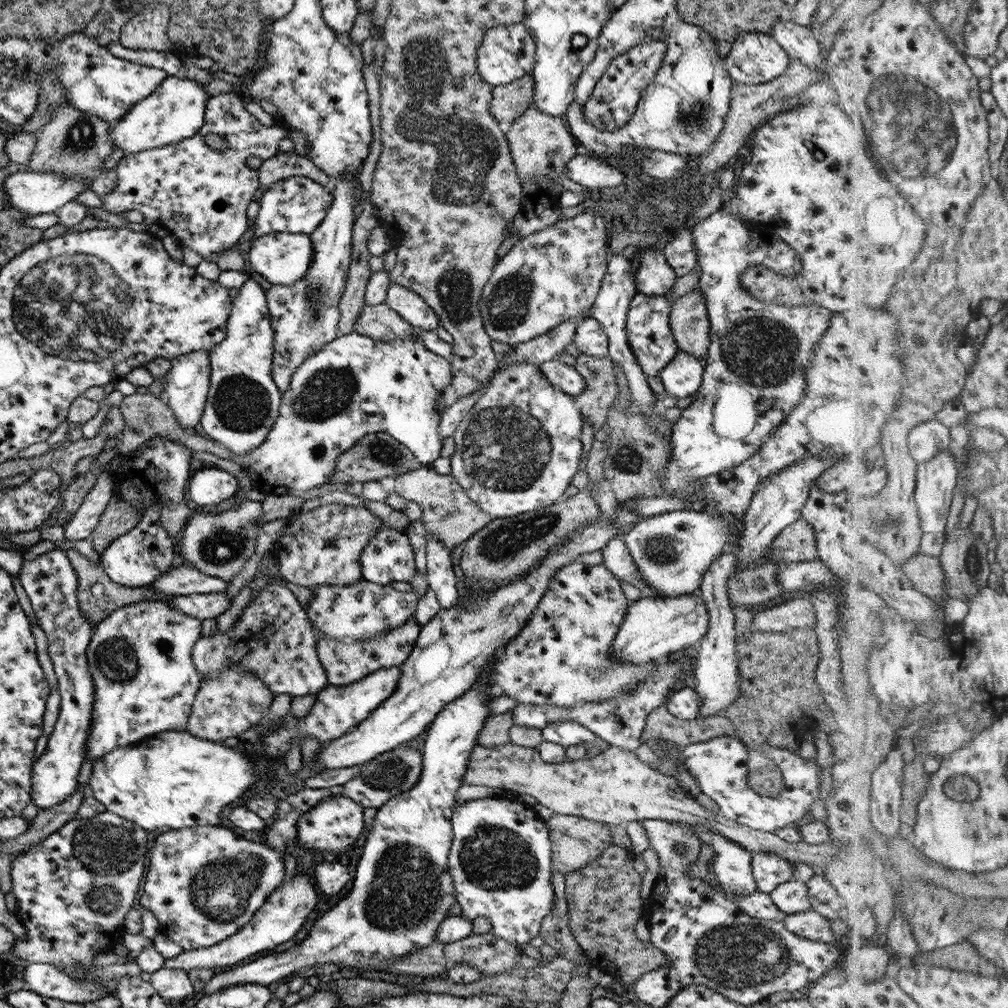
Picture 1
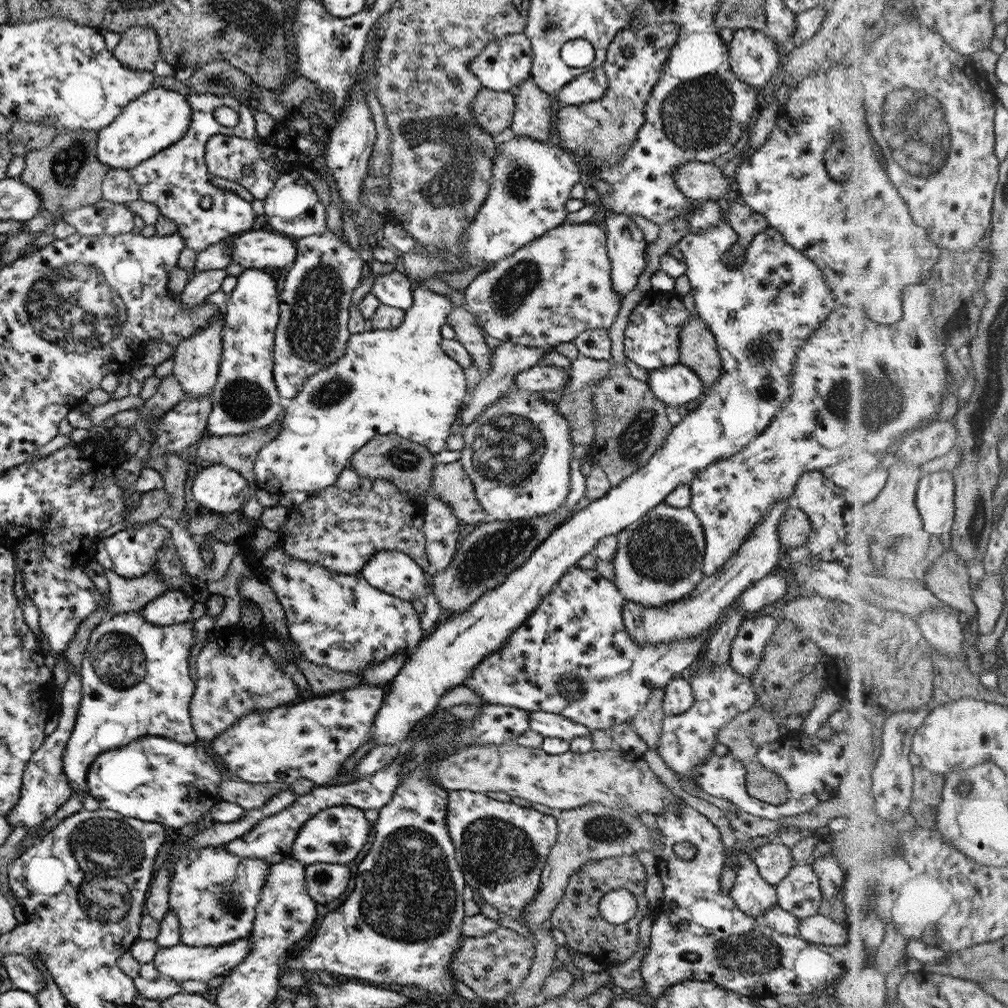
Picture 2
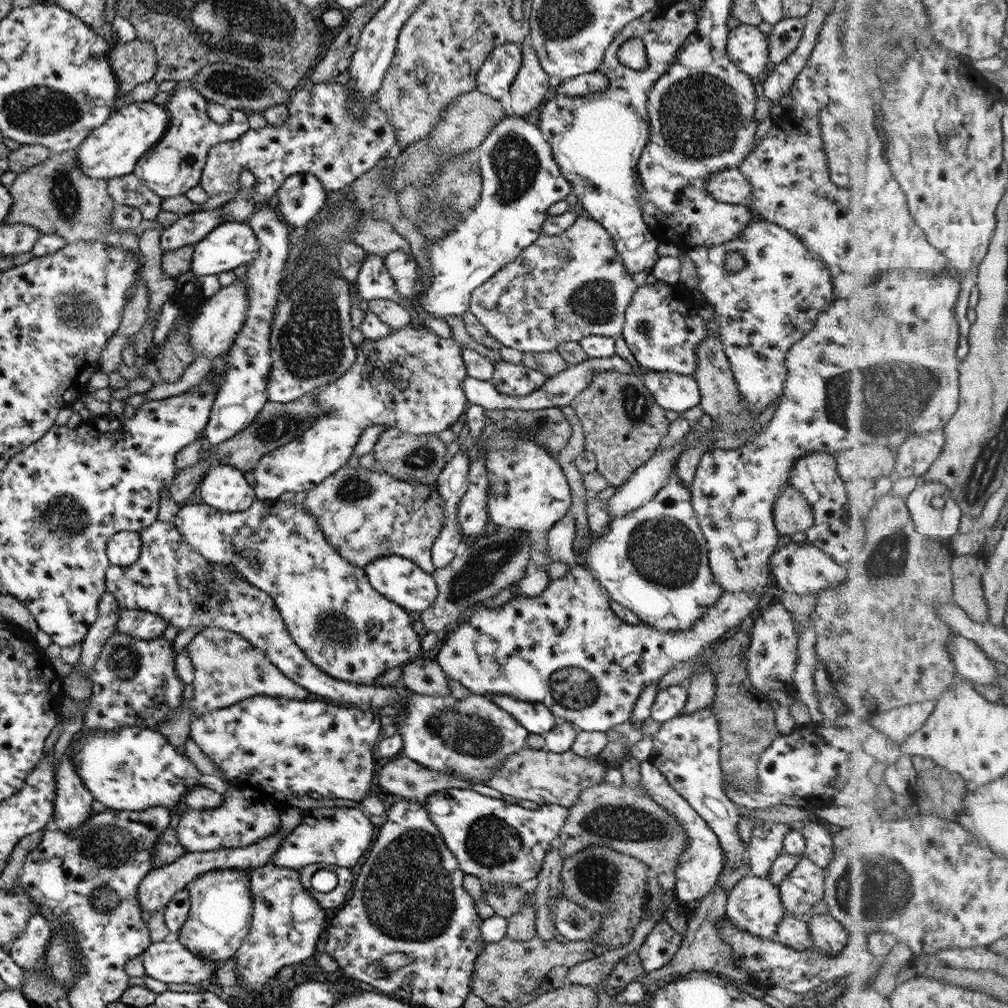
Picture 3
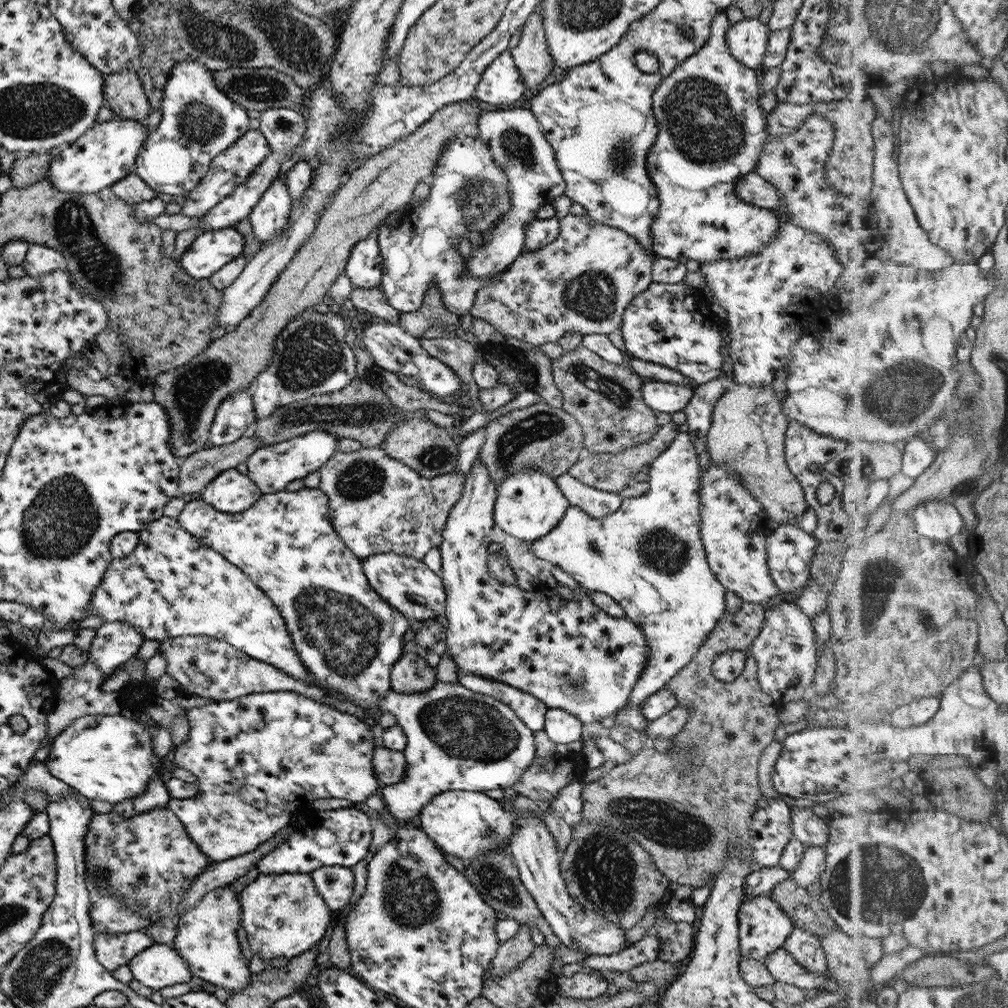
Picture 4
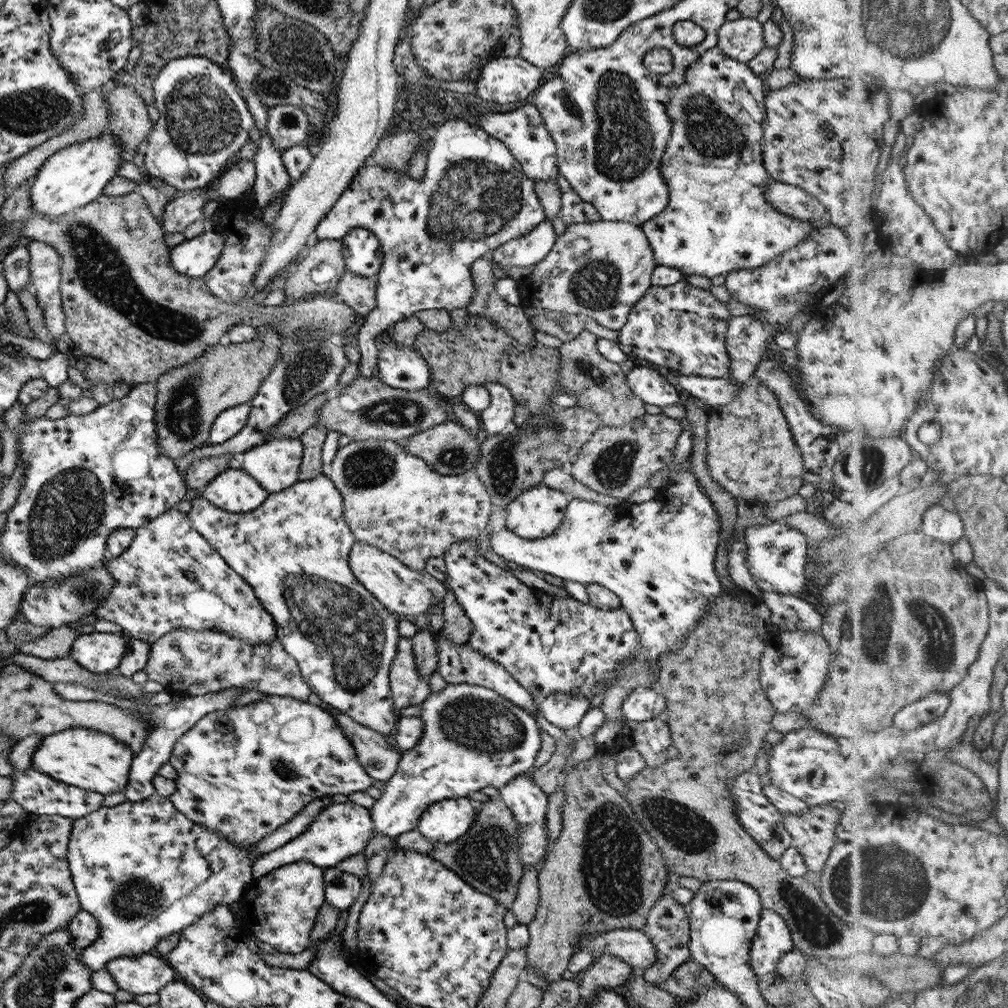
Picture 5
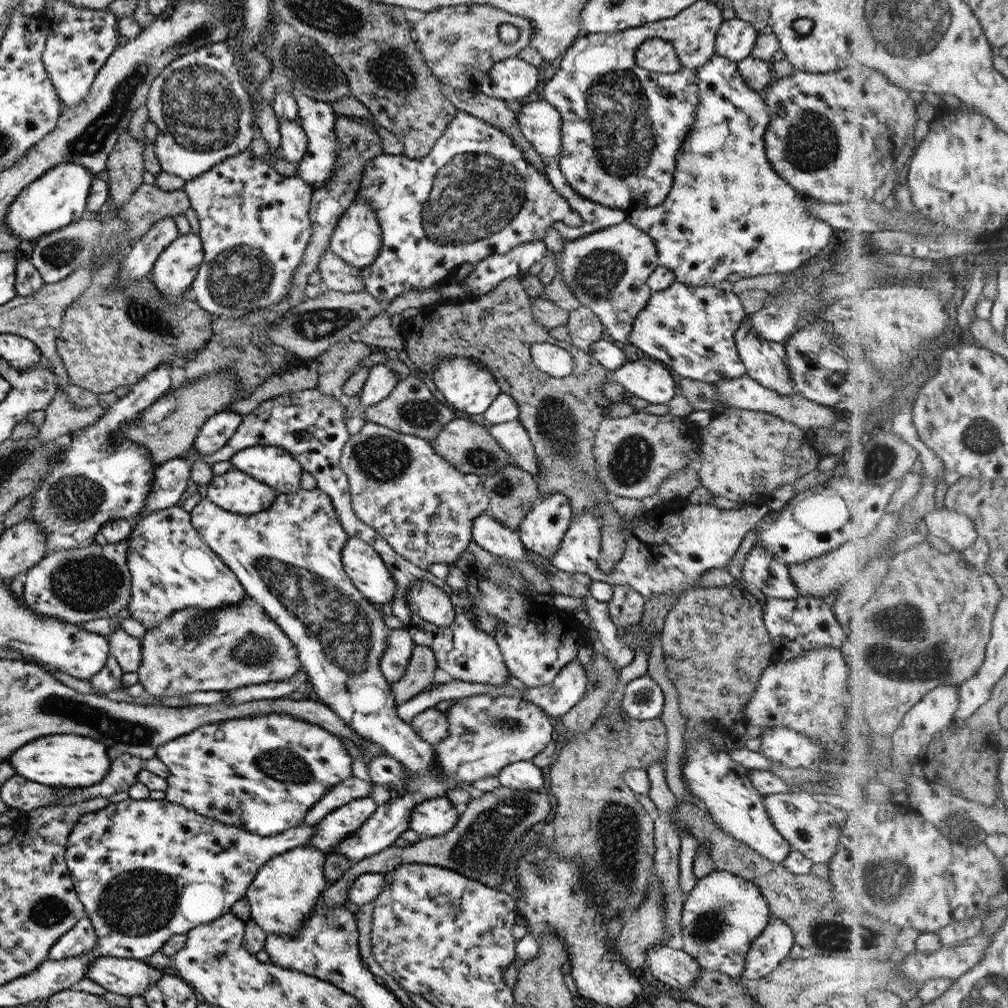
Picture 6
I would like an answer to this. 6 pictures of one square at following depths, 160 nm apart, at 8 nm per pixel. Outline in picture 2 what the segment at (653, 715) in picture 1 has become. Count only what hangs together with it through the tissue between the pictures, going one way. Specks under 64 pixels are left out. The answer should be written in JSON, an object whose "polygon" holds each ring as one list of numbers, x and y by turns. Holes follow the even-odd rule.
{"polygon":[[753,705,728,720,715,735,715,742,723,744,728,754,744,764,757,757,762,744,773,742,779,736,771,711]]}

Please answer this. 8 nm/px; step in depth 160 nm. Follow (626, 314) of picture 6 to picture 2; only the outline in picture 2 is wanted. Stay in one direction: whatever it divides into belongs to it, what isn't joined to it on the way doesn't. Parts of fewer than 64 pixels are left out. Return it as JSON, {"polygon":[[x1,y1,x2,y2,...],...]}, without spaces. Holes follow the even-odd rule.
{"polygon":[[561,223,559,226,544,232,539,238,531,240,525,246,518,248,511,256,507,256,492,264,488,269,479,273,465,288,466,309,476,317,476,322,491,338,496,338,499,342,513,343,529,348,539,348,540,346,556,346,563,342,572,340,584,330,594,328,608,329,615,320,620,307,620,296,614,291,610,277,610,260,606,253,606,234,601,228,589,223]]}

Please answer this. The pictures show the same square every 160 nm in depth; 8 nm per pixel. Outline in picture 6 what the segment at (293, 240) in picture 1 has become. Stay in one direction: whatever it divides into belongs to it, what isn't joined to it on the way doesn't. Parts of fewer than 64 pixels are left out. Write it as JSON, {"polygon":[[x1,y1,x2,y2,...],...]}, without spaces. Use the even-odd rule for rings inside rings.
{"polygon":[[195,233,175,237,157,255,150,270,150,281,168,302,180,300,203,260,201,241]]}

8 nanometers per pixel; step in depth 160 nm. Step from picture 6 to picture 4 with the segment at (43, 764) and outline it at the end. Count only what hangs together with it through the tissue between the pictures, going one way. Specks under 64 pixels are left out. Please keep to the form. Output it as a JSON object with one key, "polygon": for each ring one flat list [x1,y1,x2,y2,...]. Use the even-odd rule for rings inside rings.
{"polygon":[[119,713,115,715,90,714,76,718,56,735,42,763,51,776,62,780,67,786,74,788,78,794,87,799,103,800,114,805,116,802,144,793,144,788,151,779,161,777,164,780,168,777,170,769,169,759,156,758,152,753,150,732,147,727,143,727,135,720,123,718]]}

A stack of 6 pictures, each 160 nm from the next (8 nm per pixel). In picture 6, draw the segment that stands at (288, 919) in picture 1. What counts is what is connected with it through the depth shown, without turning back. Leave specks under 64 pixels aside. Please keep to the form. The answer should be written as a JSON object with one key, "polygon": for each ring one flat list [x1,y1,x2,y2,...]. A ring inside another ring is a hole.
{"polygon":[[102,956,91,960,84,978,103,987,106,992,124,997,140,996,153,986,162,971,147,966,142,960]]}

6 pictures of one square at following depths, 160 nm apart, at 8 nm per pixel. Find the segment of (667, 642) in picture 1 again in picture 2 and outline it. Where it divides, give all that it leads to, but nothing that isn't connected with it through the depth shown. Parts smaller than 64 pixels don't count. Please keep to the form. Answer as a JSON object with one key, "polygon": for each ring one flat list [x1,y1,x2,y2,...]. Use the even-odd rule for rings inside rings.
{"polygon":[[792,496,776,502,763,515,761,523,752,530,747,540,743,541,733,556,722,564,717,572,703,576,685,598,662,604,662,606,641,606,630,600,625,601,622,606,622,621,629,638,645,647,647,642,655,644,666,643,670,640,692,639,697,635,702,635,707,627,712,627,716,618,723,614,727,606,743,592,744,588,767,576,775,566,781,564,783,551,777,538,776,528,779,526,779,520,785,508,791,503,794,503]]}

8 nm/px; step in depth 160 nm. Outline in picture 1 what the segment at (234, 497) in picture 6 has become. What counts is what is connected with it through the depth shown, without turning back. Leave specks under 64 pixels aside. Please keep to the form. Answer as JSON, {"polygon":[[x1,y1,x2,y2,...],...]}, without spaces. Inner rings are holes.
{"polygon":[[197,465,188,479,189,499,203,508,214,507,240,492,233,475,212,465]]}

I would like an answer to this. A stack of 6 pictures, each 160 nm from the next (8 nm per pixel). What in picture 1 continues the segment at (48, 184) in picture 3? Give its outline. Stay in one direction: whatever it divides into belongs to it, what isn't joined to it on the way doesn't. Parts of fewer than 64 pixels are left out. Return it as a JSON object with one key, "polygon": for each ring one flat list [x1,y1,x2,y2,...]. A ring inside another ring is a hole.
{"polygon":[[68,101,60,104,51,118,35,134,36,142,26,167,32,172,55,173,69,178,86,178,91,180,97,175,99,167,113,151,108,130,111,123,75,110]]}

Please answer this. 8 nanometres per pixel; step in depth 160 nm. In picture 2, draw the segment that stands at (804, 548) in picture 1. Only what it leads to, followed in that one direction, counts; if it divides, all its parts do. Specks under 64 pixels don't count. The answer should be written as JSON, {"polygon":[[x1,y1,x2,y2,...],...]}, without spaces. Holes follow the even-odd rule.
{"polygon":[[794,503,787,506,779,520,779,526,776,528,783,553,801,544,805,545,810,527,807,516]]}

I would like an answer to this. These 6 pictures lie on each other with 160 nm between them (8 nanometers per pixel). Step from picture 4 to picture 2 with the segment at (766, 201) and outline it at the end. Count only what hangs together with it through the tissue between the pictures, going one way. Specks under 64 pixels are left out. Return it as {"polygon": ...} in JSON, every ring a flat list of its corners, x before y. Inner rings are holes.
{"polygon":[[686,162,675,168,673,182,688,199,719,202,729,196,729,178,713,162]]}

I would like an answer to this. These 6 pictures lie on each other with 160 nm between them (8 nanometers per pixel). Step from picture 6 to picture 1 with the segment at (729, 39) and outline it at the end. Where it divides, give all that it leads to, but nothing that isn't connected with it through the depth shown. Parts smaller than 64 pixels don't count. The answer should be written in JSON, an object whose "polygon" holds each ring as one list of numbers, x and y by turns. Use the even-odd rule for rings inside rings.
{"polygon":[[741,32,723,60,731,80,746,85,773,80,791,62,768,33,759,32]]}

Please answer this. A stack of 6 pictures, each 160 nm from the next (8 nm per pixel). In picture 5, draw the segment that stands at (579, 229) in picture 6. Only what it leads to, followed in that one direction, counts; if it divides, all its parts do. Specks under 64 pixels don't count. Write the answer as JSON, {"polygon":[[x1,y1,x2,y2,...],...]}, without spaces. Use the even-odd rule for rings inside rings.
{"polygon":[[557,174,556,184,560,190,560,210,558,215,564,226,600,220,599,213,595,210,595,207,579,198,571,190,569,183,565,182,565,178,562,178,559,174]]}

